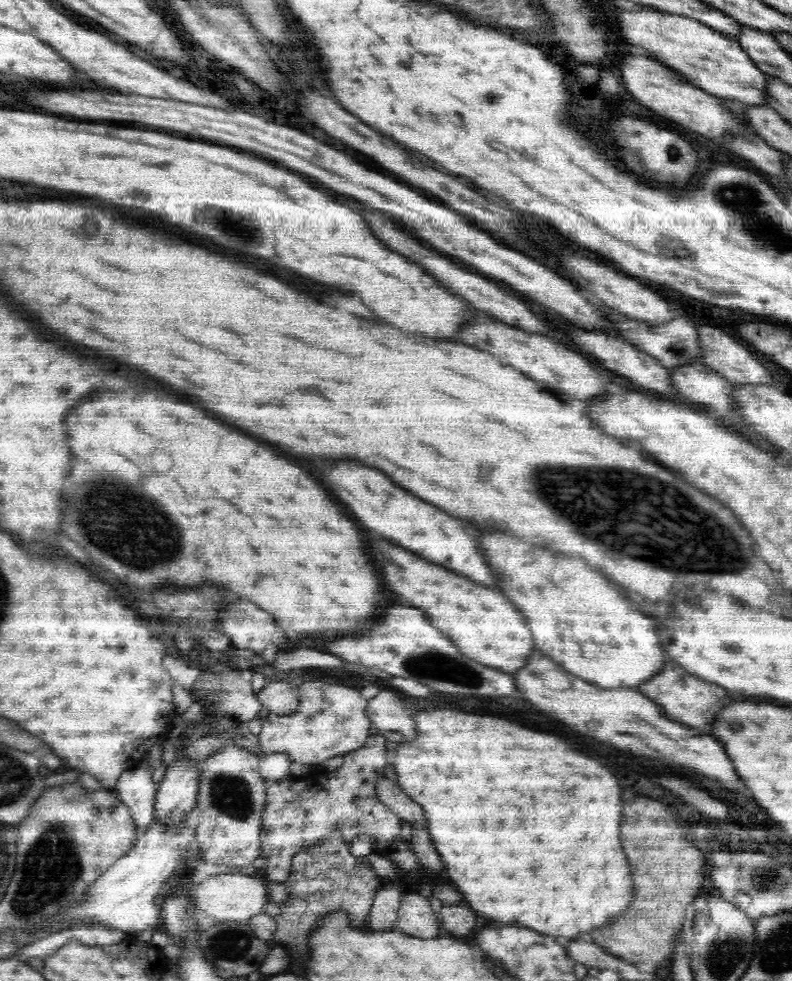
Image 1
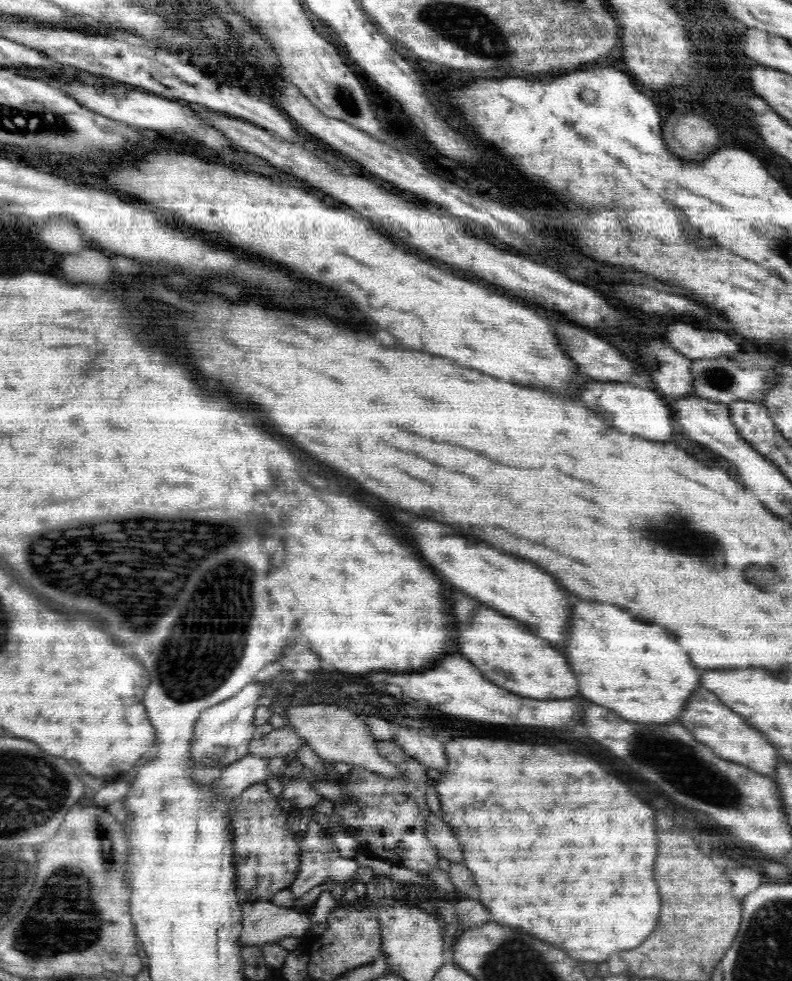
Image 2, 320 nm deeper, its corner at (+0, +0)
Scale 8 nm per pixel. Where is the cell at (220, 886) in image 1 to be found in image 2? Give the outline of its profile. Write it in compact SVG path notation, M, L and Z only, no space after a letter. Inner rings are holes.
M268 900L240 903L243 946L260 946L294 936L302 938L311 920L299 909L280 907Z

